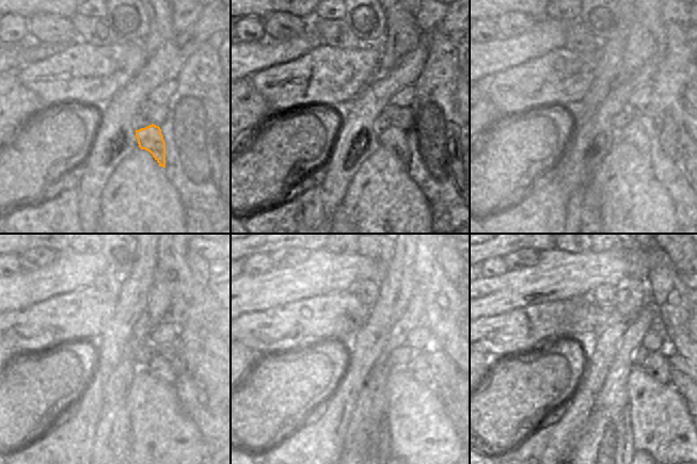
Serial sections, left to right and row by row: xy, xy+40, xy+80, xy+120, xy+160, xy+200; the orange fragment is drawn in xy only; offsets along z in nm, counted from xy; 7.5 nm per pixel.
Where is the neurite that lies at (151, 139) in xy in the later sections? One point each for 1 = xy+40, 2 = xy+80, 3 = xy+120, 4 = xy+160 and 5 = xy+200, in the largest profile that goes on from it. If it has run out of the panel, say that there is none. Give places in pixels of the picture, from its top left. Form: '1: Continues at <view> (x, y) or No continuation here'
1: Continues at xy+40 (394, 138)
2: Continues at xy+80 (634, 133)
3: Continues at xy+120 (158, 367)
4: Continues at xy+160 (418, 367)
5: Continues at xy+200 (656, 365).

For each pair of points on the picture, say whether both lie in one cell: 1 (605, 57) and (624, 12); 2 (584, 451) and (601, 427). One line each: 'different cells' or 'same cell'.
1: same cell
2: same cell

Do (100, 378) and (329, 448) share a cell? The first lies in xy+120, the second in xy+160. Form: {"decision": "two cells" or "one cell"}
{"decision": "one cell"}

